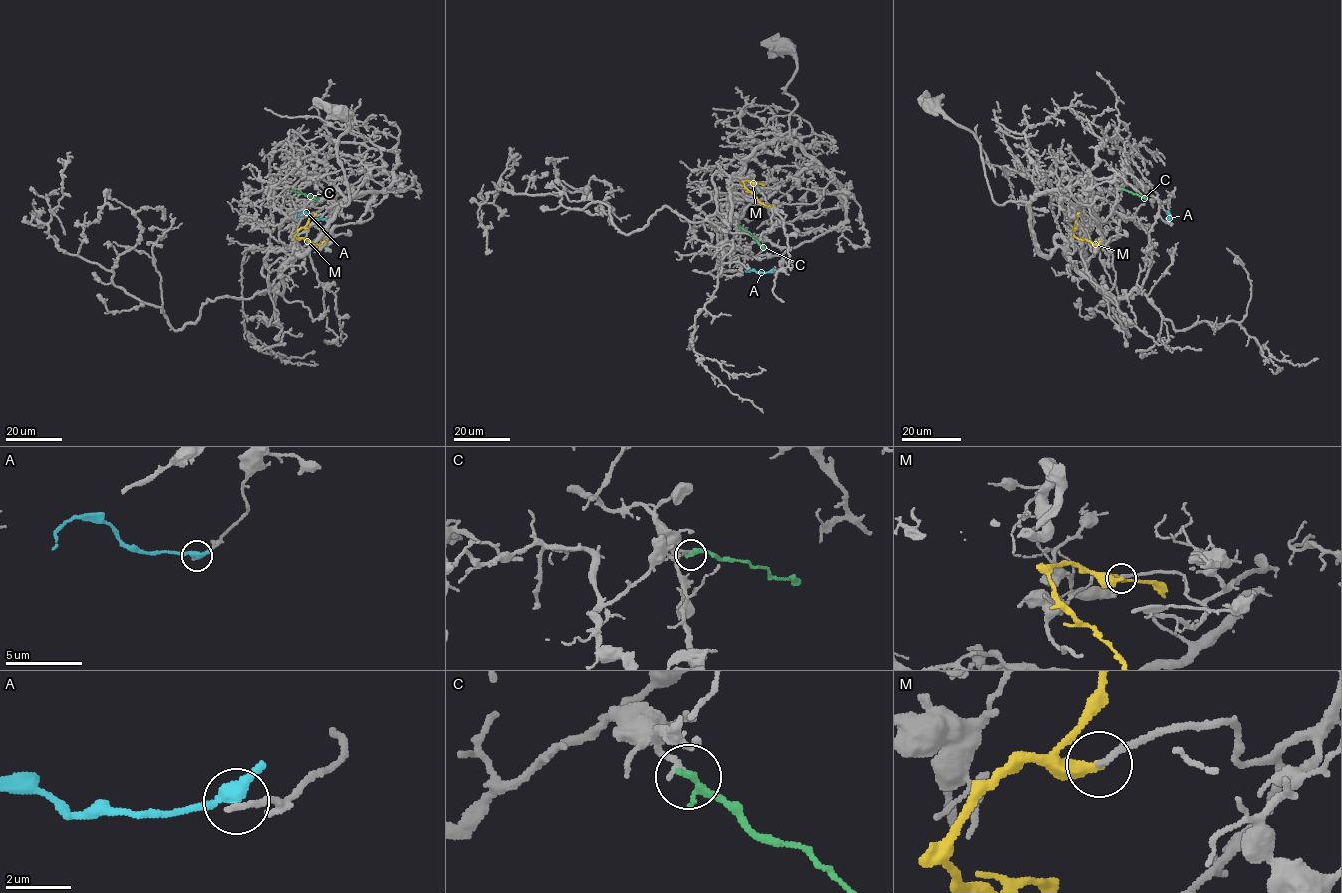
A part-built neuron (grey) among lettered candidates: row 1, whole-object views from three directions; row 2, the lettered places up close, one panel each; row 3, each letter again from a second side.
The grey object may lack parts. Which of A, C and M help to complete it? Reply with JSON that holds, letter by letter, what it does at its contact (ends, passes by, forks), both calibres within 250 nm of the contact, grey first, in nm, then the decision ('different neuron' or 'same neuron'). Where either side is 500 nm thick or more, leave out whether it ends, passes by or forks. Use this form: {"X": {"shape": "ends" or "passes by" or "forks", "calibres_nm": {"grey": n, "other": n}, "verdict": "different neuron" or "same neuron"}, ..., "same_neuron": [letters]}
{"A": {"shape": "passes by", "calibres_nm": {"grey": 220, "other": 320}, "verdict": "different neuron"}, "C": {"shape": "ends", "calibres_nm": {"grey": 180, "other": 280}, "verdict": "different neuron"}, "M": {"shape": "ends", "calibres_nm": {"grey": 190, "other": 400}, "verdict": "different neuron"}, "same_neuron": []}

